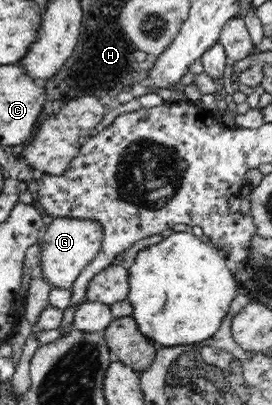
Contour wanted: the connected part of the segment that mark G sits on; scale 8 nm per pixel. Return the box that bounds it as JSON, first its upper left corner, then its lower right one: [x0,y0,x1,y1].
[38,218,103,289]

